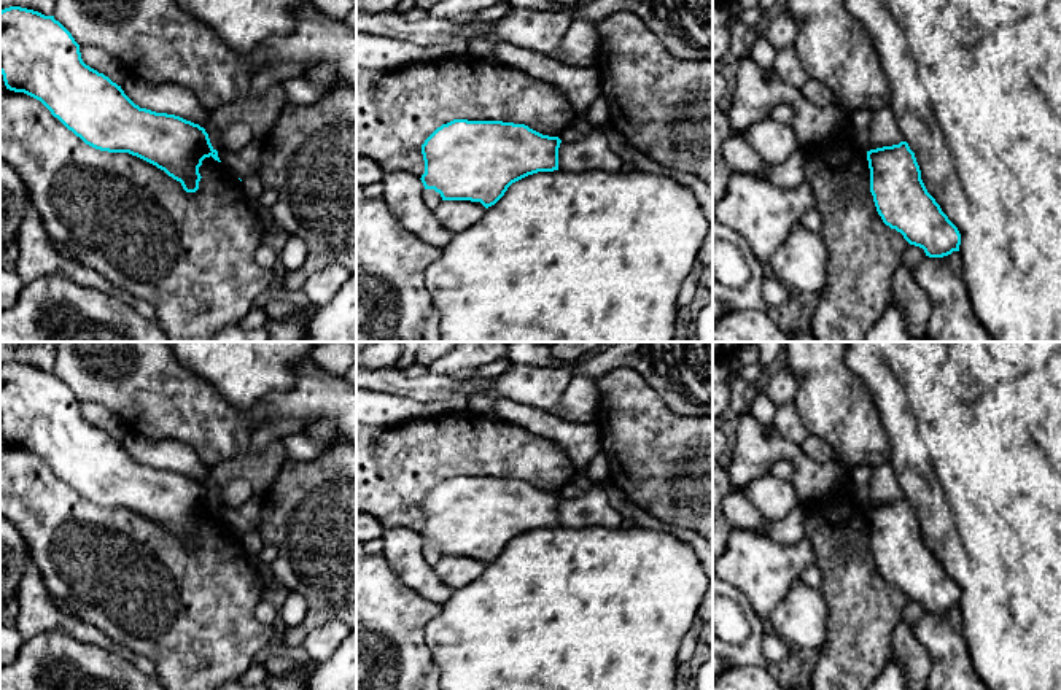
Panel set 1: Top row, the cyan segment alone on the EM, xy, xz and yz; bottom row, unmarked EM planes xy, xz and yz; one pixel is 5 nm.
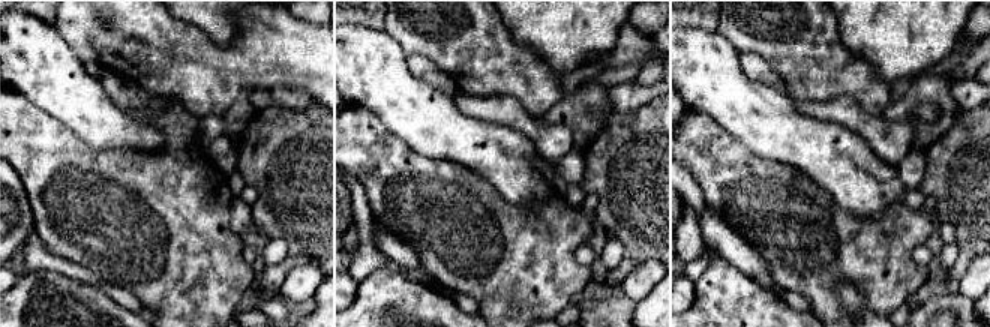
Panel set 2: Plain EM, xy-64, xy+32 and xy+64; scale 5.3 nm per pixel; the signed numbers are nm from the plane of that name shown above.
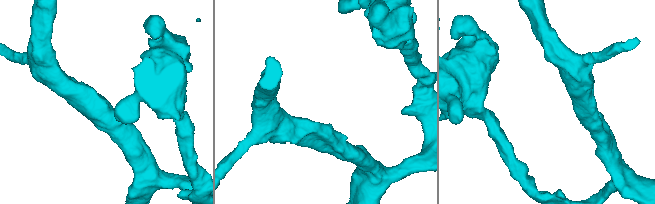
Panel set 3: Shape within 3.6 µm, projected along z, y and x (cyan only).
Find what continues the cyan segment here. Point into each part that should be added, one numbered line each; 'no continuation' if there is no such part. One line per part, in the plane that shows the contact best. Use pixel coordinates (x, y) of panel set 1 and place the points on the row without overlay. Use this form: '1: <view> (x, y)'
no continuation

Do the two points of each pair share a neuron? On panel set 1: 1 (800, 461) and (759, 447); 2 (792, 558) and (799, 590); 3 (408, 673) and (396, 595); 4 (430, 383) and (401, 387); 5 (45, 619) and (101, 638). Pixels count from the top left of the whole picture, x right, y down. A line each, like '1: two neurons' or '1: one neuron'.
1: one neuron
2: two neurons
3: one neuron
4: one neuron
5: one neuron

